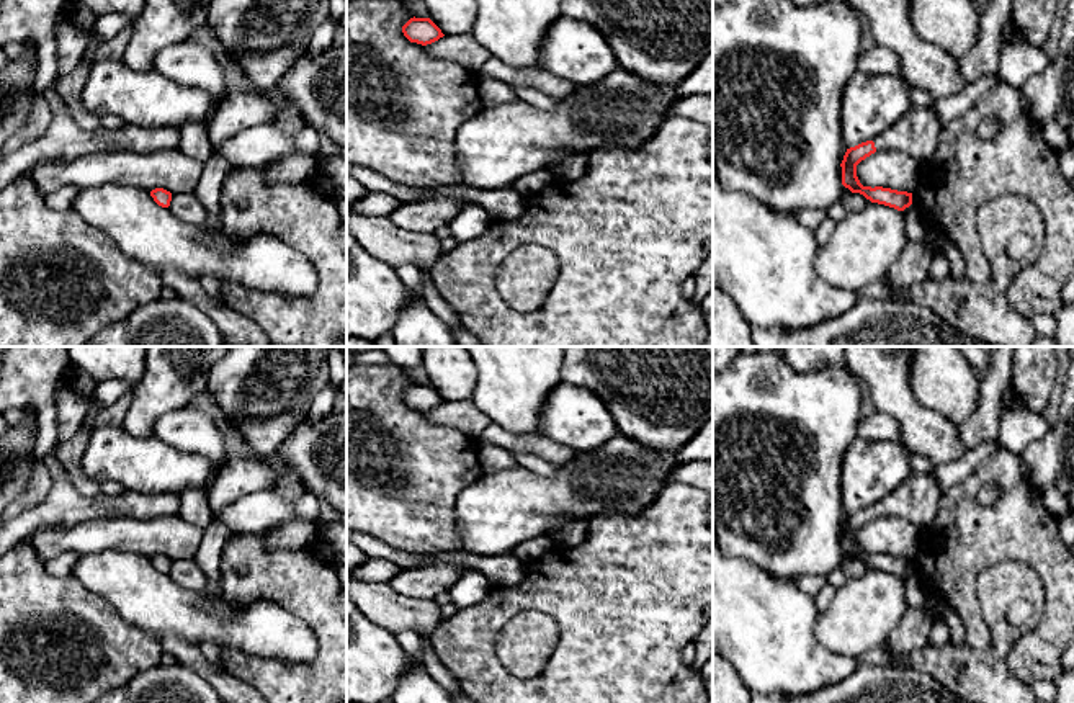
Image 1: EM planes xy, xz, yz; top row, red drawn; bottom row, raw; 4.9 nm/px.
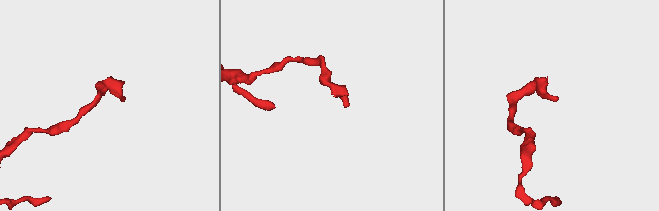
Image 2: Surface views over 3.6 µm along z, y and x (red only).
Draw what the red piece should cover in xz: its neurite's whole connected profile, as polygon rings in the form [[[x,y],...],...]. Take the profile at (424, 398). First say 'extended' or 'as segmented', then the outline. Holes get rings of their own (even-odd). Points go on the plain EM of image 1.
as segmented; [[[415,383],[402,392],[402,399],[410,409],[422,412],[432,410],[445,402],[430,384]]]

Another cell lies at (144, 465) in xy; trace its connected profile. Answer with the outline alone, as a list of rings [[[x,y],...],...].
[[[95,425],[82,456],[83,472],[98,484],[116,481],[141,494],[208,492],[216,468],[195,453],[177,451],[155,437],[137,438],[121,425]]]

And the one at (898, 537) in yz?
[[[876,517],[857,531],[857,543],[863,553],[914,559],[920,528],[902,517]]]

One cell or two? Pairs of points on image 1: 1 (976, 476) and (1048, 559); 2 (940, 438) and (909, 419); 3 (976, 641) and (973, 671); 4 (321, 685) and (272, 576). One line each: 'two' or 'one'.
1: one
2: one
3: two
4: one

